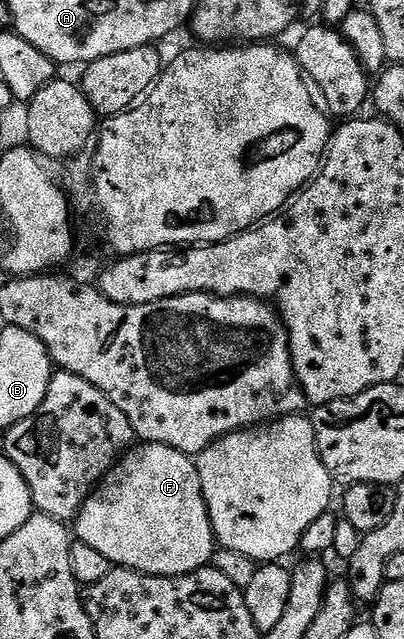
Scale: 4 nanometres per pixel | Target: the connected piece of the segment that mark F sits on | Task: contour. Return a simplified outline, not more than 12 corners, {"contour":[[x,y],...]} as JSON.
{"contour":[[141,442],[74,520],[115,566],[212,562],[195,462]]}

